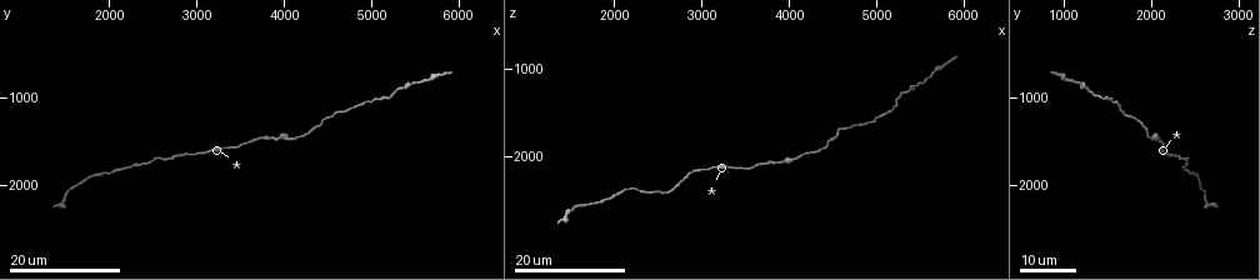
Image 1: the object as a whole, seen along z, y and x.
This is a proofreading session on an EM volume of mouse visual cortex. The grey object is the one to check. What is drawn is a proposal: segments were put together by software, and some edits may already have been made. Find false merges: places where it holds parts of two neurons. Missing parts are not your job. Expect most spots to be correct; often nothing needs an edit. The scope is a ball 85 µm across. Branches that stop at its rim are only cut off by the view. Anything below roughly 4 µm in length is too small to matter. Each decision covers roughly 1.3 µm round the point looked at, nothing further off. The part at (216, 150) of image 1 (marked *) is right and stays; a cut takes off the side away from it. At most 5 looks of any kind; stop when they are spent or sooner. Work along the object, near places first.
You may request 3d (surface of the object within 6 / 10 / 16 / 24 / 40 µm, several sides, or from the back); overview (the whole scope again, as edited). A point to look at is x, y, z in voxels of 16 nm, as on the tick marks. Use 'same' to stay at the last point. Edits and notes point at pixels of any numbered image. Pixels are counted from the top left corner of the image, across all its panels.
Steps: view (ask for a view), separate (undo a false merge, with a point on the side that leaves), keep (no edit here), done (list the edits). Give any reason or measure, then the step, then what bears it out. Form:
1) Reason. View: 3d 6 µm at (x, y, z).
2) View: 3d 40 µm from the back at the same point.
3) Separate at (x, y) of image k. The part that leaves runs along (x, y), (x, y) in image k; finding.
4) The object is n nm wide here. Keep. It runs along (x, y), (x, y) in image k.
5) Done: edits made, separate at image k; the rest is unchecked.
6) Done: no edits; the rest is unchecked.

Calibre changes. View: 3d 16 µm at (4100, 1450, 2000).

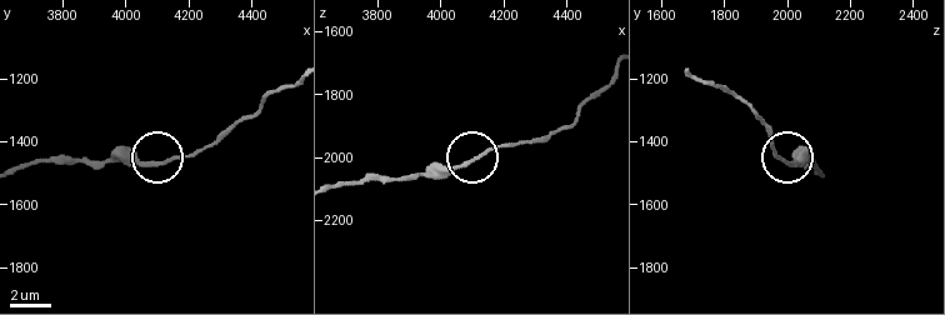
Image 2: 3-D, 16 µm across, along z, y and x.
View: 3d 6 µm at (4070, 1470, 2020).

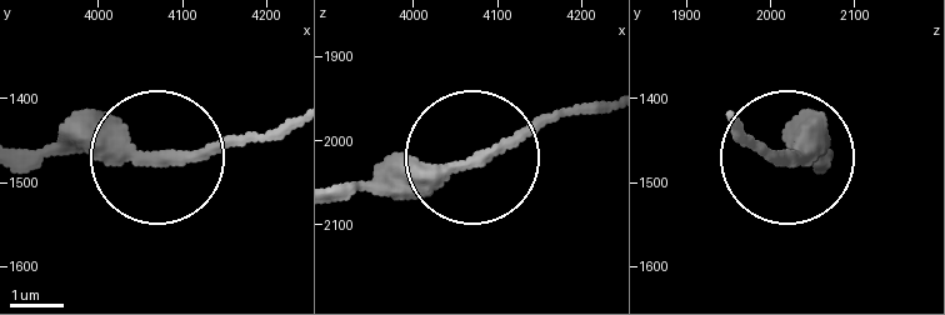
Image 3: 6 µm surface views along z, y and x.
Keep. It runs along (29, 149), (190, 163), (254, 140) in image 3; continuous, no second neuron.

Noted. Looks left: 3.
Sudden change in width. View: 3d 16 µm at (2650, 1700, 2400).

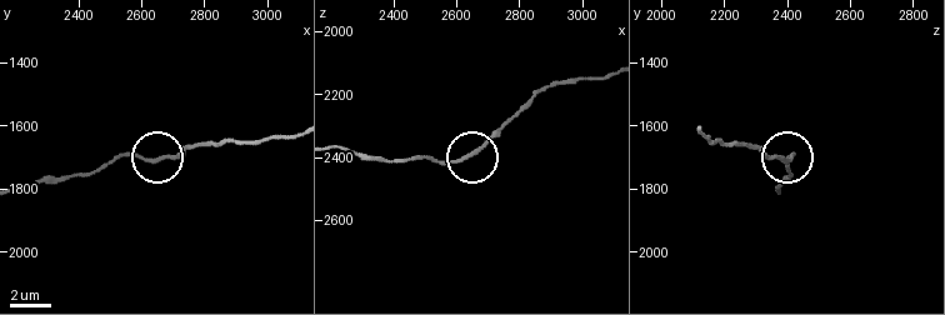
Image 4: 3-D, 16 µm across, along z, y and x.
View: 3d 10 µm at (2640, 1710, 2400).

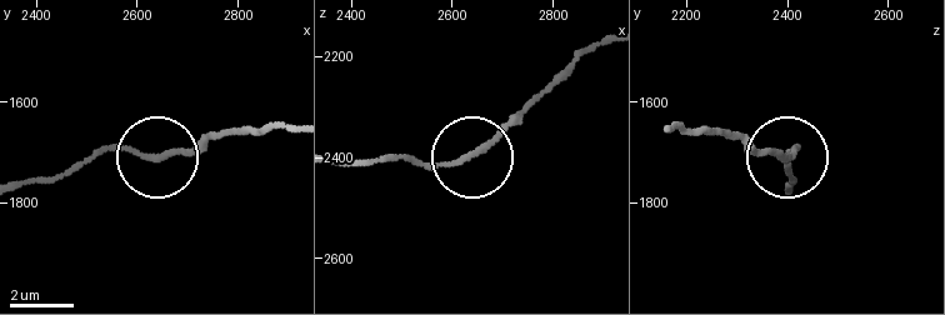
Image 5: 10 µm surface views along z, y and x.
The object is 180 nm wide here. Keep. Continuous, no second neuron.

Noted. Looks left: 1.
Done: no edits; the rest is unchecked.

